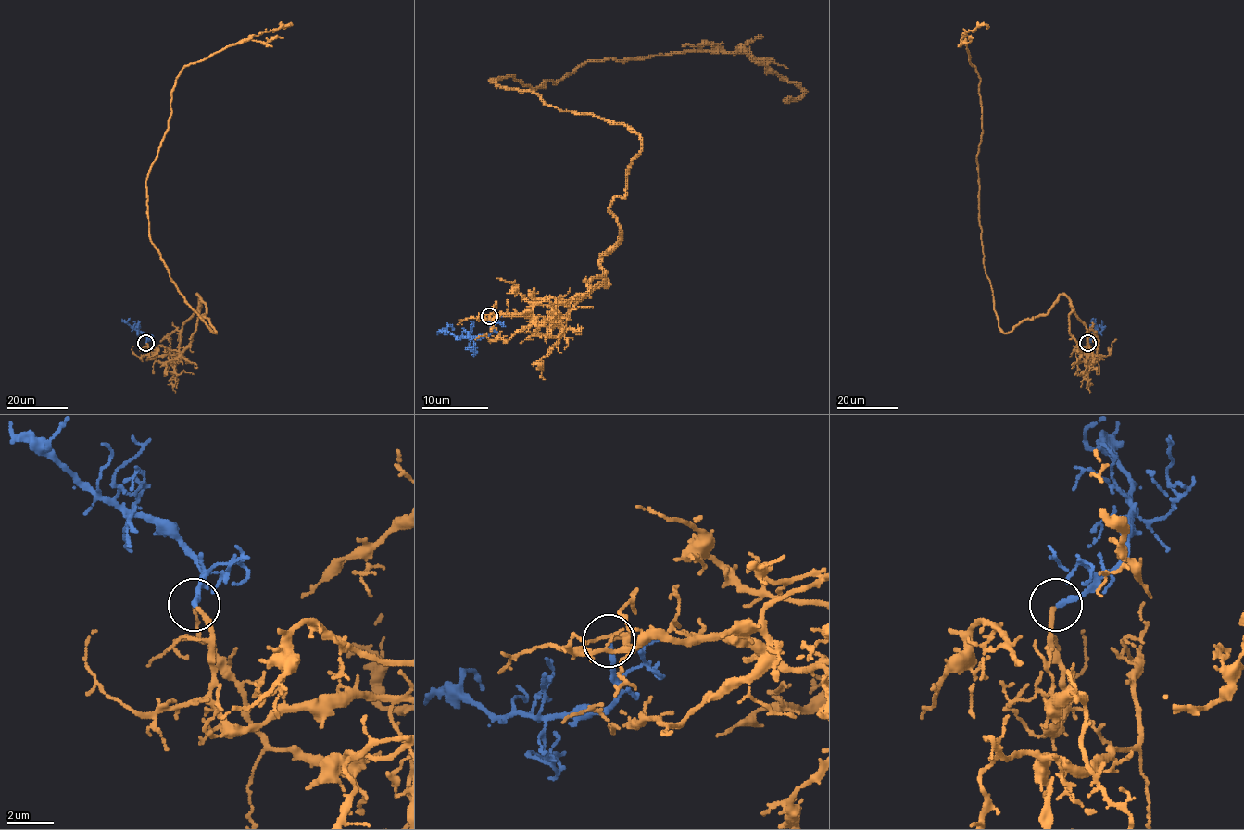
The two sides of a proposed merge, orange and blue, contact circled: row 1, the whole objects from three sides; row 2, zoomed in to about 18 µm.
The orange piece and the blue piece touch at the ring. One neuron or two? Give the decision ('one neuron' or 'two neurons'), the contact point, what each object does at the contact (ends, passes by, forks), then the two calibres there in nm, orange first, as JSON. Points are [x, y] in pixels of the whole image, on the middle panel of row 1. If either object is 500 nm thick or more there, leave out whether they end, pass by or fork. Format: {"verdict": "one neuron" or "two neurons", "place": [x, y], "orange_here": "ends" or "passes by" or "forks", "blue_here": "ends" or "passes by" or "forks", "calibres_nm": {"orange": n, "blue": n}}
{"verdict": "one neuron", "place": [489, 316], "orange_here": "ends", "blue_here": "ends", "calibres_nm": {"orange": 220, "blue": 240}}

